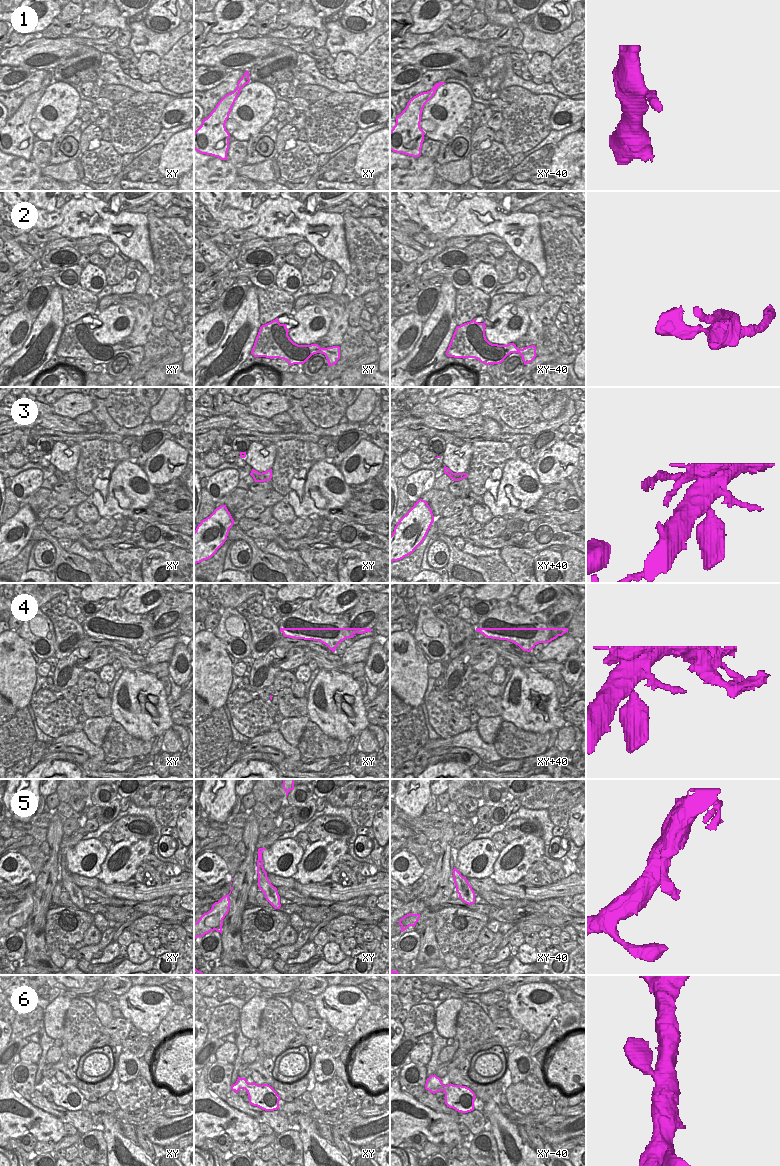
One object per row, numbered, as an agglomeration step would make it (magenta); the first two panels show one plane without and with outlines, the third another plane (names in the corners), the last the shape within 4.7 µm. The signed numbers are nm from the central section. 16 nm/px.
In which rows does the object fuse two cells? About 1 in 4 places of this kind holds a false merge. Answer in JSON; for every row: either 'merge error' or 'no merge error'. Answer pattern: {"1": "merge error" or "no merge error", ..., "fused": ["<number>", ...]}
{"1": "no merge error", "2": "no merge error", "3": "merge error", "4": "merge error", "5": "no merge error", "6": "no merge error", "fused": ["3", "4"]}

